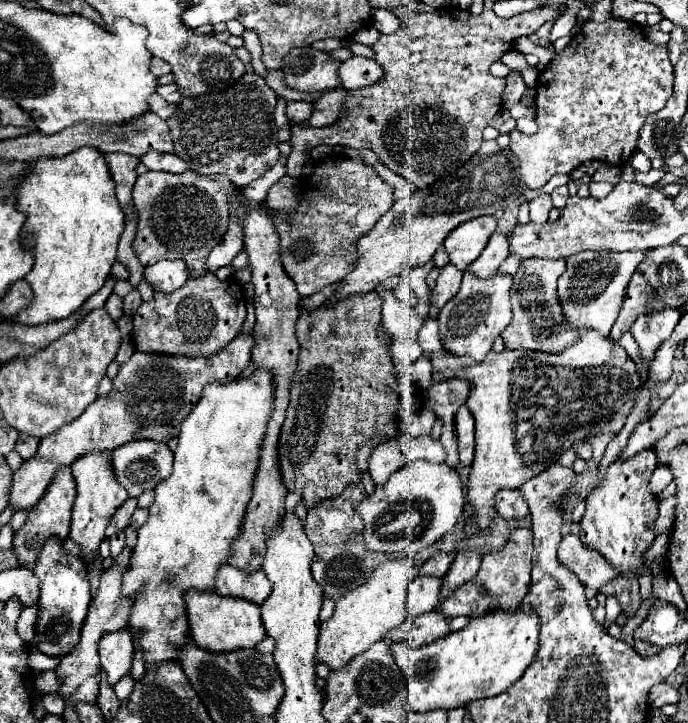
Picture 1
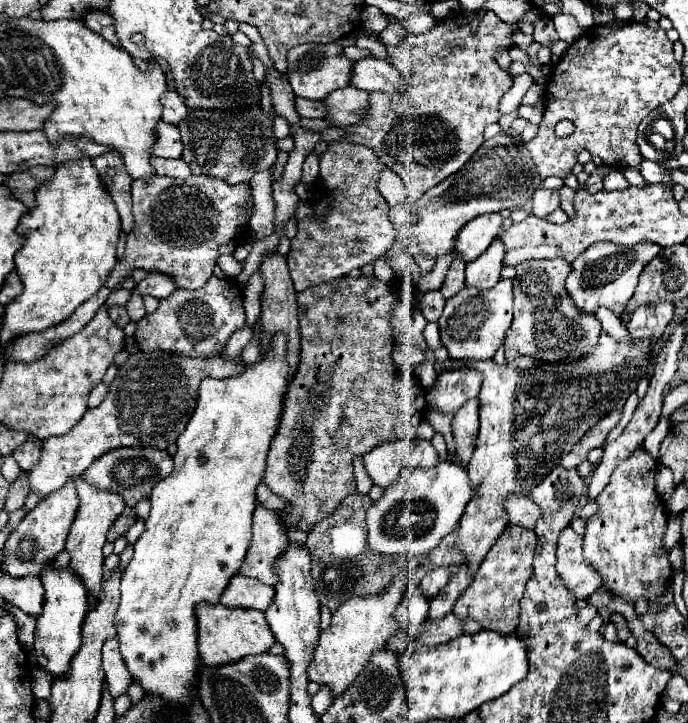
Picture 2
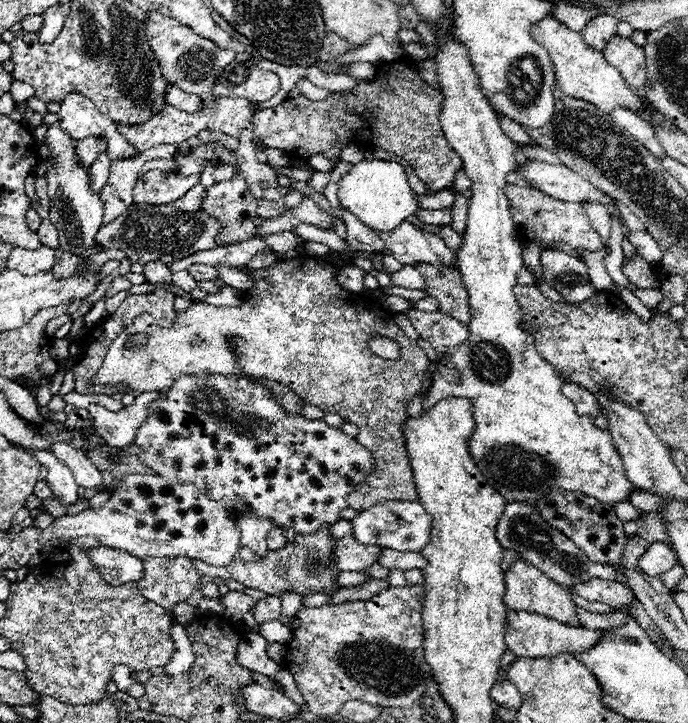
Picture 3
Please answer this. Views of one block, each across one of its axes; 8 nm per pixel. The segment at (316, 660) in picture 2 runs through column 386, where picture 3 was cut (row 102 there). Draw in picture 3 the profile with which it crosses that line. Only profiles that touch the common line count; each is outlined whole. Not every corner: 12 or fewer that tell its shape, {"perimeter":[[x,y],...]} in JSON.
{"perimeter":[[550,16],[532,26],[566,96],[604,112],[654,110],[602,52]]}

